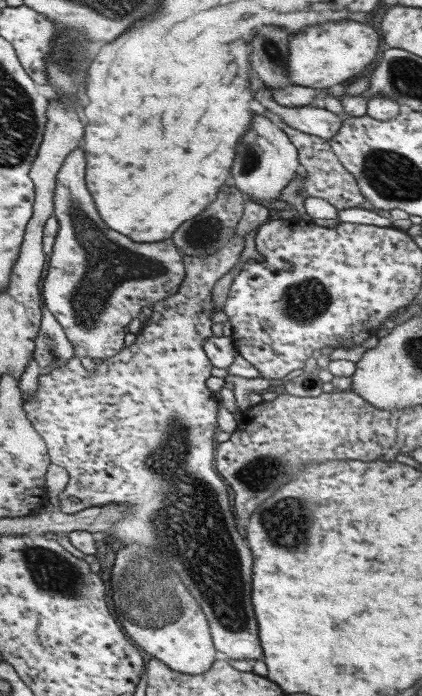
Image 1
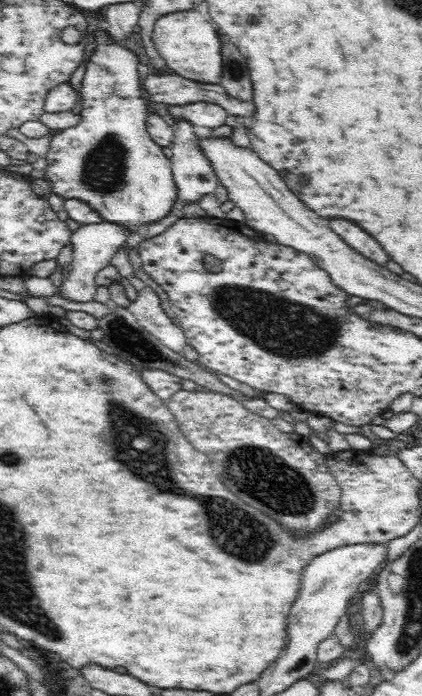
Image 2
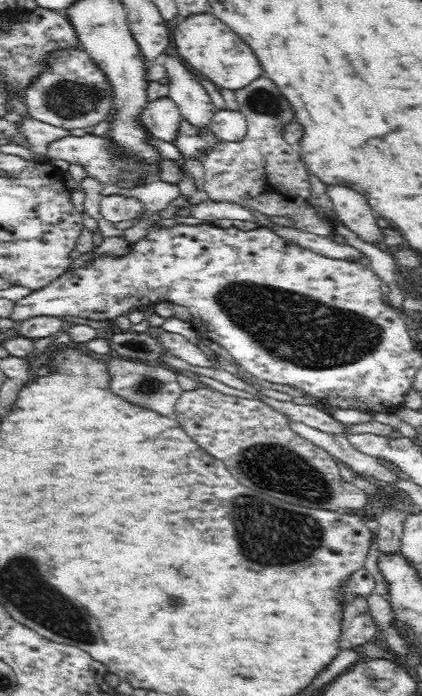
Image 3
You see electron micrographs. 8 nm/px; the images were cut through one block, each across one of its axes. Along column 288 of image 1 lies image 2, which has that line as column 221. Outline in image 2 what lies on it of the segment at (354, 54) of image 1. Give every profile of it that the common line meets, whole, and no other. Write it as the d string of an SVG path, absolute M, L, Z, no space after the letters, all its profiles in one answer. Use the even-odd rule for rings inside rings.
M181 11L162 16L154 26L150 40L155 44L156 50L178 76L194 80L198 83L220 84L224 66L221 55L222 44L218 38L216 28L212 22L202 16L200 12Z

